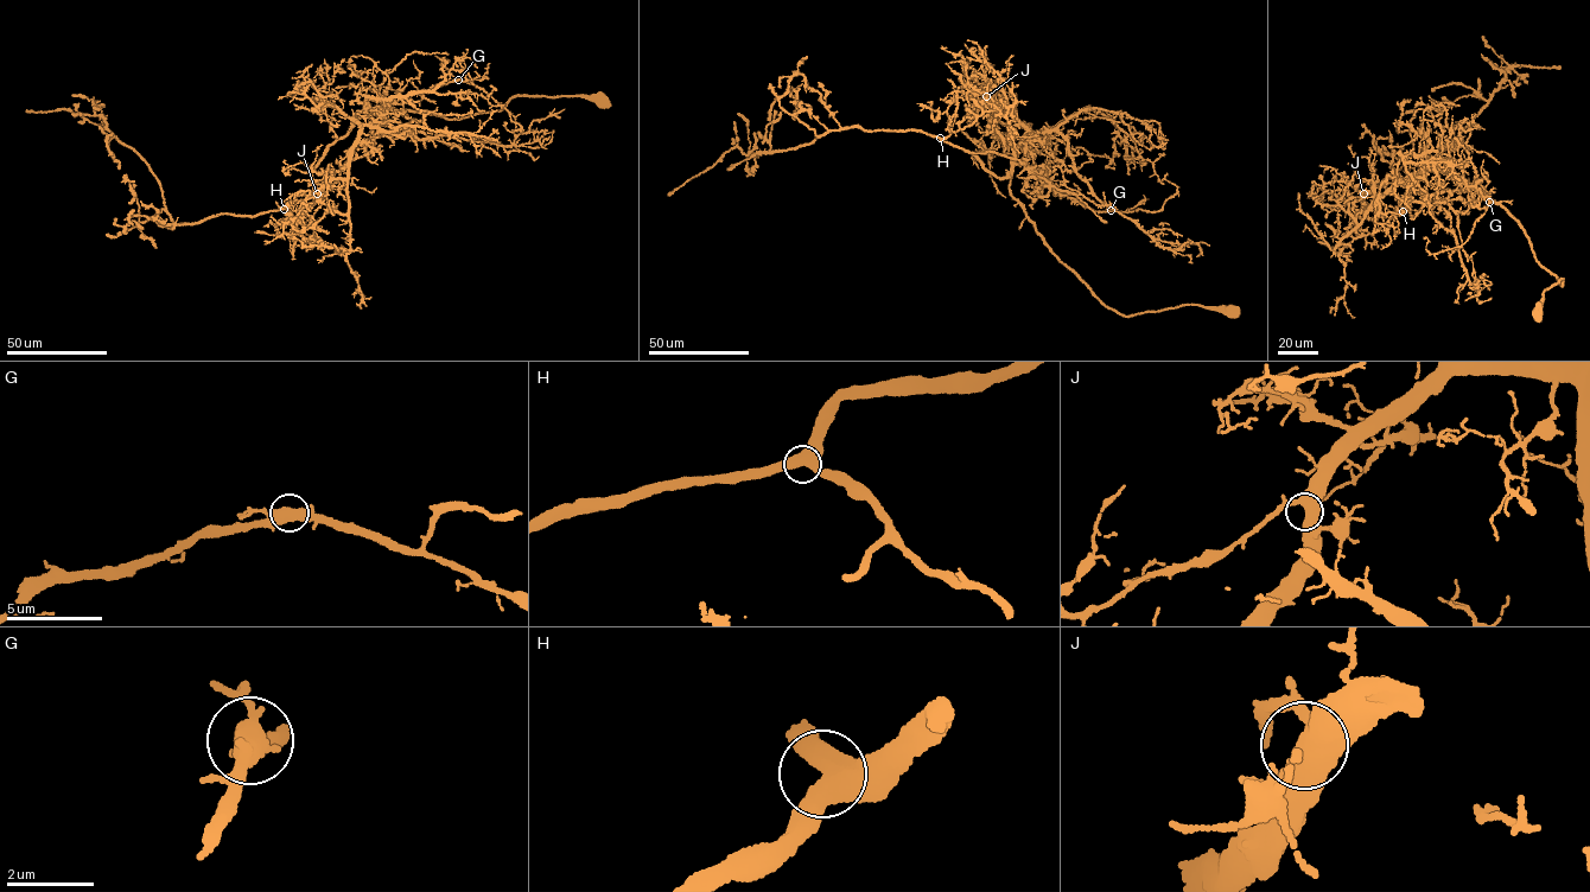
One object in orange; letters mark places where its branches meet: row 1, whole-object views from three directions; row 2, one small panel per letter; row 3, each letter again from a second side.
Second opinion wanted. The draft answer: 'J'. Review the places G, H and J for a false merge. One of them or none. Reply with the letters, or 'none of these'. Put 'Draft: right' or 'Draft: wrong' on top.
Draft: wrong
none of these

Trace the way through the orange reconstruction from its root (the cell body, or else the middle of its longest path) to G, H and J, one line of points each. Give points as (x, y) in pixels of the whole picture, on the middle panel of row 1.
G: (1231, 310), (1108, 308), (1012, 196), (1012, 167), (1111, 210)
H: (1231, 310), (1187, 304), (1129, 317), (1108, 308), (1053, 254), (1012, 196), (1011, 172), (998, 177), (940, 138)
J: (1231, 310), (1108, 308), (1012, 196), (1026, 128), (986, 96)

